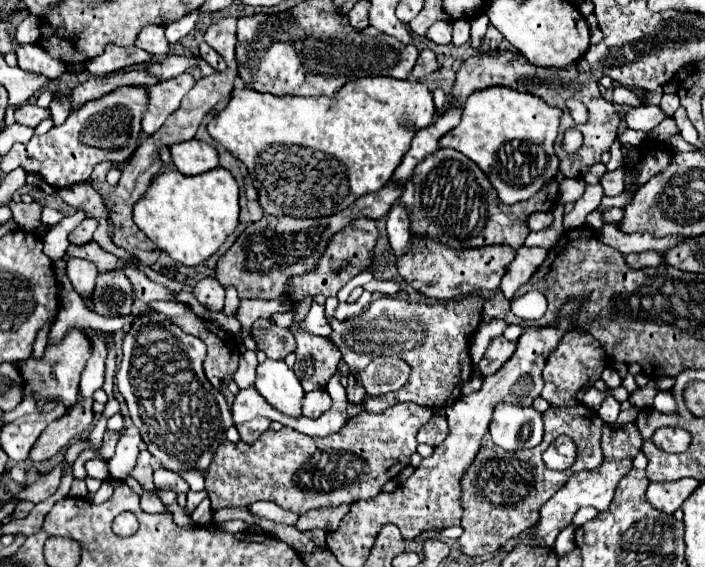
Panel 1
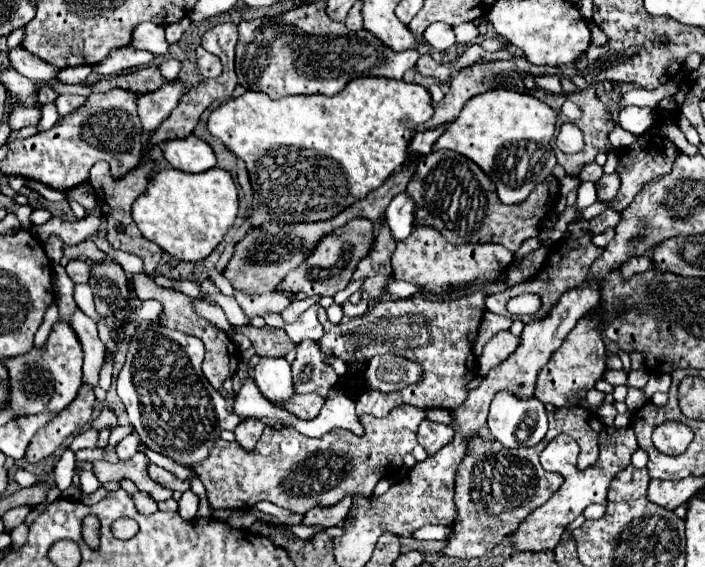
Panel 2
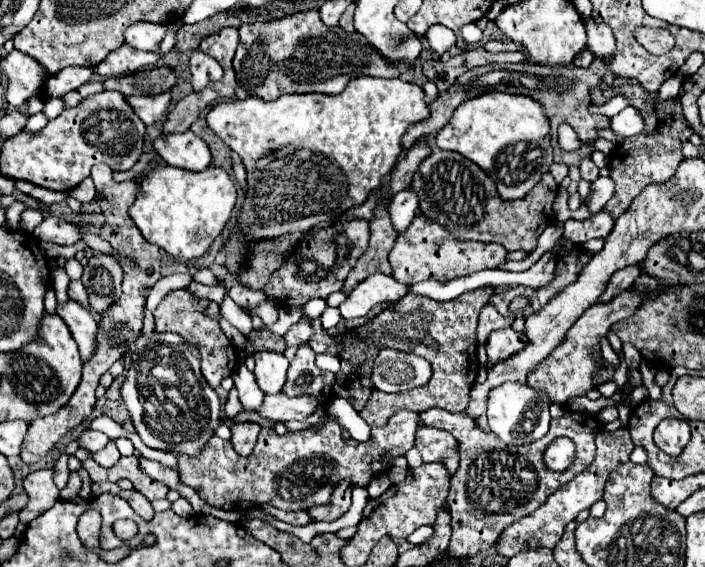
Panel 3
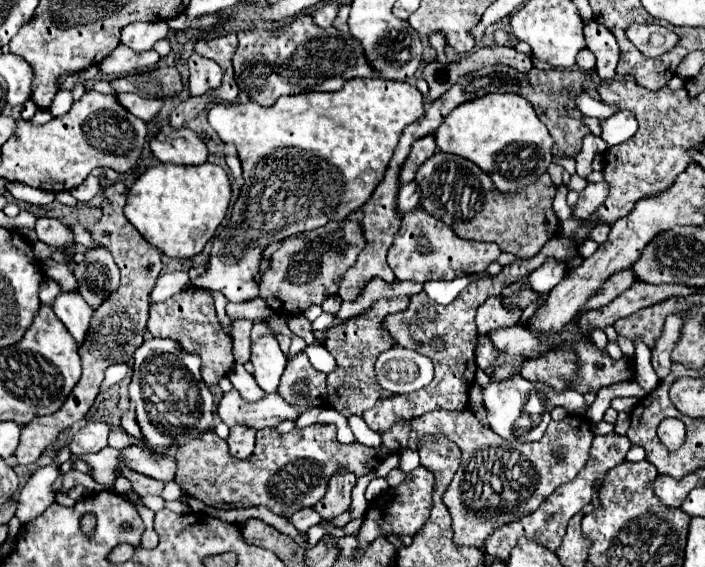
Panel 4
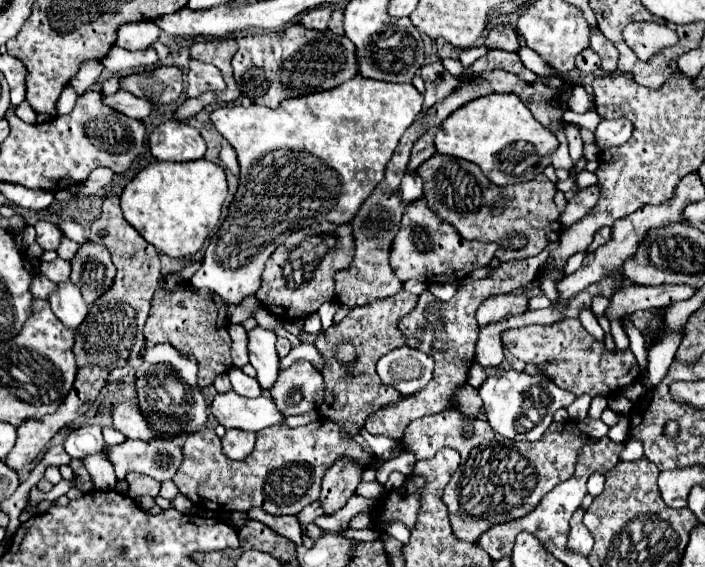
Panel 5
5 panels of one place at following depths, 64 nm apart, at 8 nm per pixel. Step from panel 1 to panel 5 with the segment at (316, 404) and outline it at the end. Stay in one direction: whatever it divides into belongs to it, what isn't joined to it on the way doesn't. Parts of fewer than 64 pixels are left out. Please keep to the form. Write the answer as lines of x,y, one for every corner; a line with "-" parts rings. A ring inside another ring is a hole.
236,392
216,394
210,410
224,428
240,428
250,432
258,432
284,420
284,414
280,412
272,396
260,396
250,400
242,398

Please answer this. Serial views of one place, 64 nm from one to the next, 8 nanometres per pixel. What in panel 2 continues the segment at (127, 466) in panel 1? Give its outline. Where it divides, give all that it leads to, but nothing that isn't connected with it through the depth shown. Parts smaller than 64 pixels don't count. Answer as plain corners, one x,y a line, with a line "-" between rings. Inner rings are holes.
132,430
124,440
120,440
116,444
116,454
118,454
118,460
120,462
126,462
130,460
136,452
138,452
138,444
140,444
140,438
136,436
136,432

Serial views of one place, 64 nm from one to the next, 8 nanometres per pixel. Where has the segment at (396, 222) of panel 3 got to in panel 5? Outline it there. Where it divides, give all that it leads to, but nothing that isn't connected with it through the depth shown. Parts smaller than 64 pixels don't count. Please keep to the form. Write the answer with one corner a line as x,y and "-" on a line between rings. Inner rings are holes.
406,174
402,180
402,202
412,204
422,198
422,184
416,174

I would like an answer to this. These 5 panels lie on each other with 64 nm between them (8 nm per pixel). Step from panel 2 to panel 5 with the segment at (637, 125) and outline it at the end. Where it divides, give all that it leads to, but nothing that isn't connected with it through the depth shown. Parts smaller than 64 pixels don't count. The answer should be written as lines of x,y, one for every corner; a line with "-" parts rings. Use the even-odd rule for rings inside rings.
622,116
616,120
602,120
598,124
598,130
594,132
594,136
596,136
598,148
604,151
604,148
612,148
612,146
620,146
620,144
628,142
632,136
632,130
634,130
632,122

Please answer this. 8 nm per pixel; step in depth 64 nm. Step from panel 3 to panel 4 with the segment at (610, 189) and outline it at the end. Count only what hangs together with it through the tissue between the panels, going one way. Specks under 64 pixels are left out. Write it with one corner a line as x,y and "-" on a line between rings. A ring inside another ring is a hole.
606,180
588,184
574,208
574,218
580,218
580,220
590,218
600,208
600,204
604,204
604,200
608,198
608,192
610,192
610,184

